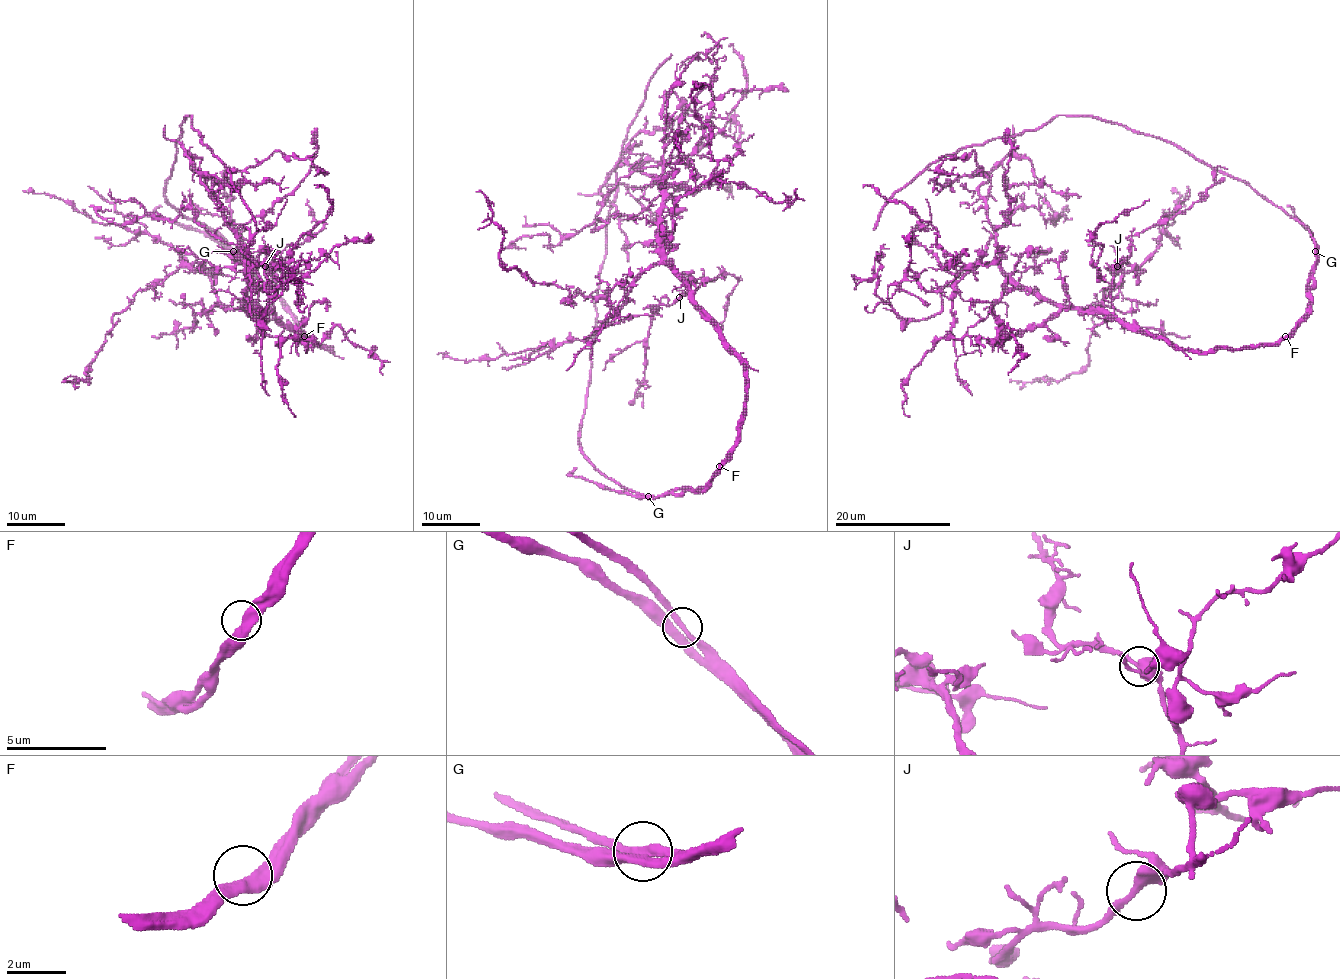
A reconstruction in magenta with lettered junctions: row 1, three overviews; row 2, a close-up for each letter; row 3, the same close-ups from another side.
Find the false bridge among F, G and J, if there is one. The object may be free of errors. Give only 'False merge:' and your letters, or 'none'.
False merge: none

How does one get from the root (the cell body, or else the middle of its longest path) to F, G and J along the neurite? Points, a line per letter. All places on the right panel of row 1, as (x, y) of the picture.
F: (1309, 308), (1303, 320), (1285, 336)
G: (1309, 308), (1309, 275), (1316, 260), (1316, 251)
J: (1309, 308), (1274, 343), (1175, 350), (1162, 338), (1133, 331), (1114, 314), (1111, 283), (1117, 266)

